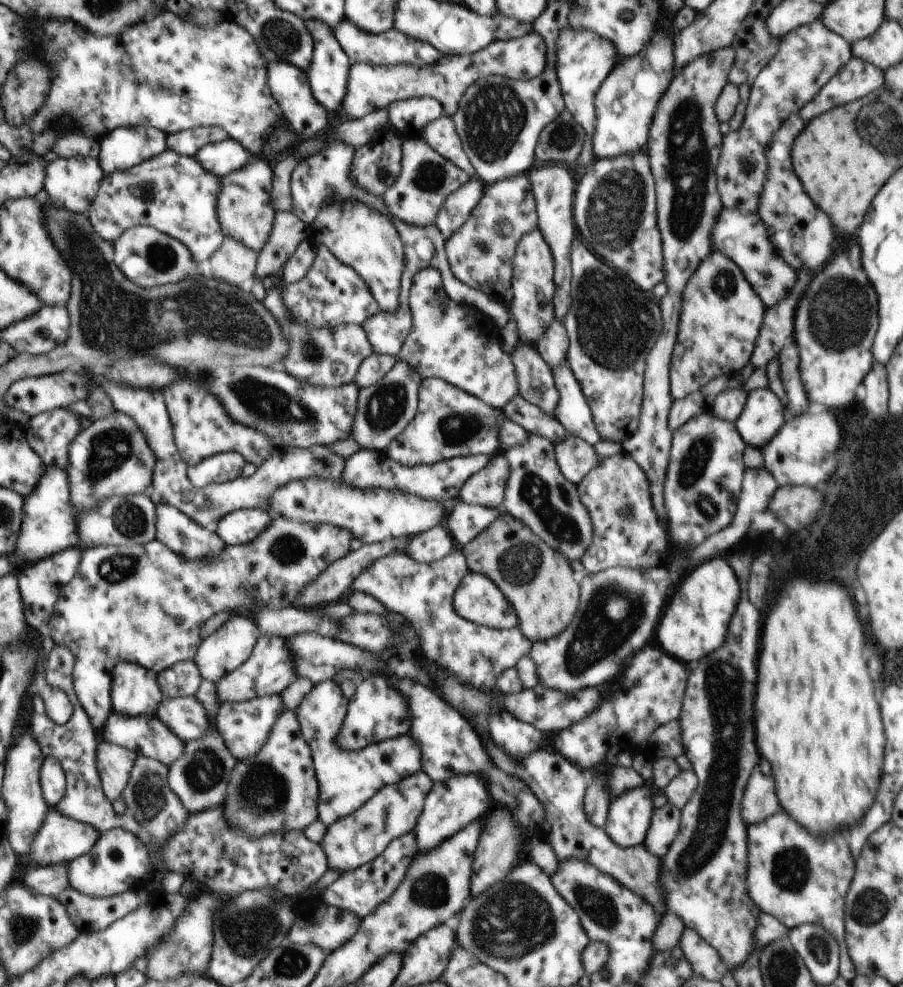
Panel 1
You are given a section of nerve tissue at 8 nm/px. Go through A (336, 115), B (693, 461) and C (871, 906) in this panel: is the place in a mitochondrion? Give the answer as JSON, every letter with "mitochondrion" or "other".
{"A":"other","B":"mitochondrion","C":"mitochondrion"}

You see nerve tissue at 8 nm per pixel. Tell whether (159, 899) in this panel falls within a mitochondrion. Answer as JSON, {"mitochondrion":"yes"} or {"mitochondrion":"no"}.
{"mitochondrion":"no"}

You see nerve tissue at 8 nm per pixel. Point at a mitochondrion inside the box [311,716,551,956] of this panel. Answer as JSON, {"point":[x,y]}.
{"point":[426,893]}

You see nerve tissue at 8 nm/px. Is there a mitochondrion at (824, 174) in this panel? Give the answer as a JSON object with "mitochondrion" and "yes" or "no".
{"mitochondrion":"no"}

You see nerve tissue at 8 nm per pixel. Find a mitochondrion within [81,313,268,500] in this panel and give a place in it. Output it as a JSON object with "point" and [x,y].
{"point":[110,447]}

